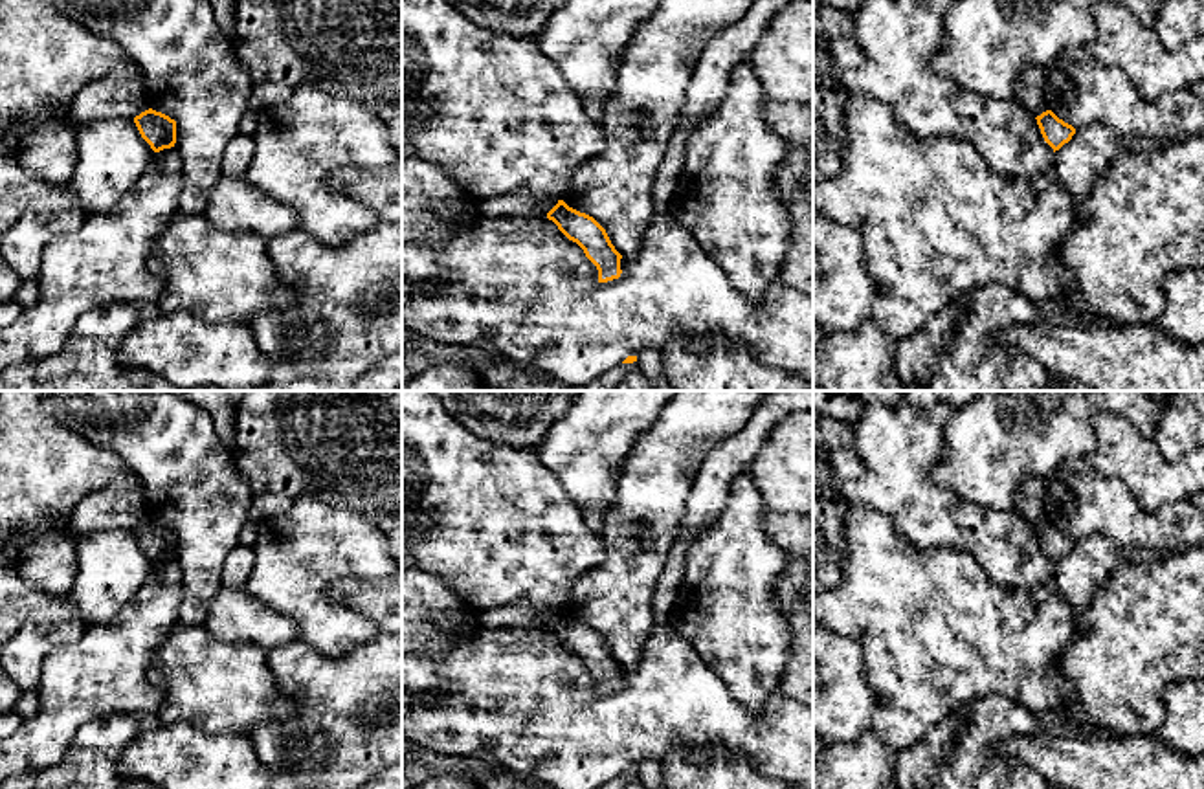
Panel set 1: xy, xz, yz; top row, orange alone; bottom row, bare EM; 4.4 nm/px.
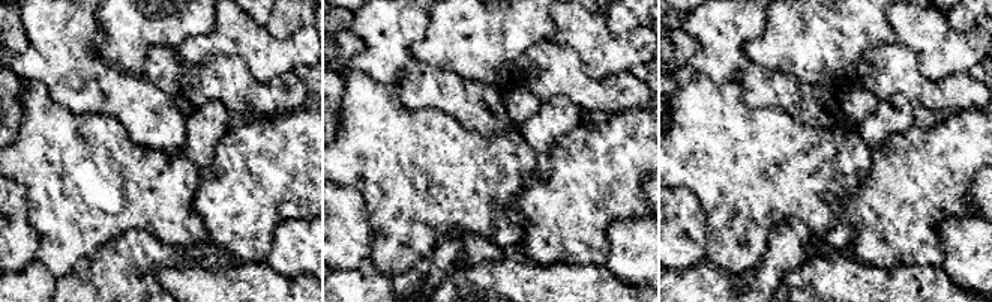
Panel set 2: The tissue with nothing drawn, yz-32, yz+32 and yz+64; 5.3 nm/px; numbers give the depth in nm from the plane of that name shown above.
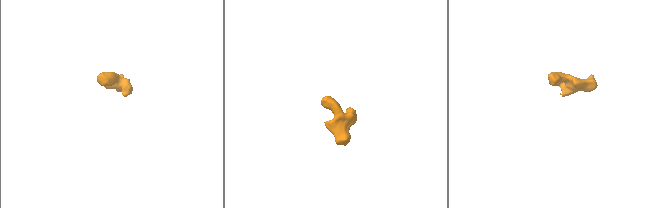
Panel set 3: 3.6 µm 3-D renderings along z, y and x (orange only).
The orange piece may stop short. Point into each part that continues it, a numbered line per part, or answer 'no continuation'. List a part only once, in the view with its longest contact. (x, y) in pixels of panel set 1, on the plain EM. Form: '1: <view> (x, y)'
1: yz (1085, 567)

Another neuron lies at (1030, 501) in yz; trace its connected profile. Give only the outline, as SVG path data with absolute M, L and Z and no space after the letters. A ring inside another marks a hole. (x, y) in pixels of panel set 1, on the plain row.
M1026 479L1015 494L1015 512L1035 528L1048 519L1048 486L1039 479Z

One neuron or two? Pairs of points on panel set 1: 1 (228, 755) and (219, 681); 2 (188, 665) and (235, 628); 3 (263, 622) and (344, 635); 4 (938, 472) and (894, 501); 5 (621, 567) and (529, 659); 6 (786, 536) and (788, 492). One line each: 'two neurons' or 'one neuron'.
1: two neurons
2: two neurons
3: two neurons
4: two neurons
5: two neurons
6: two neurons

